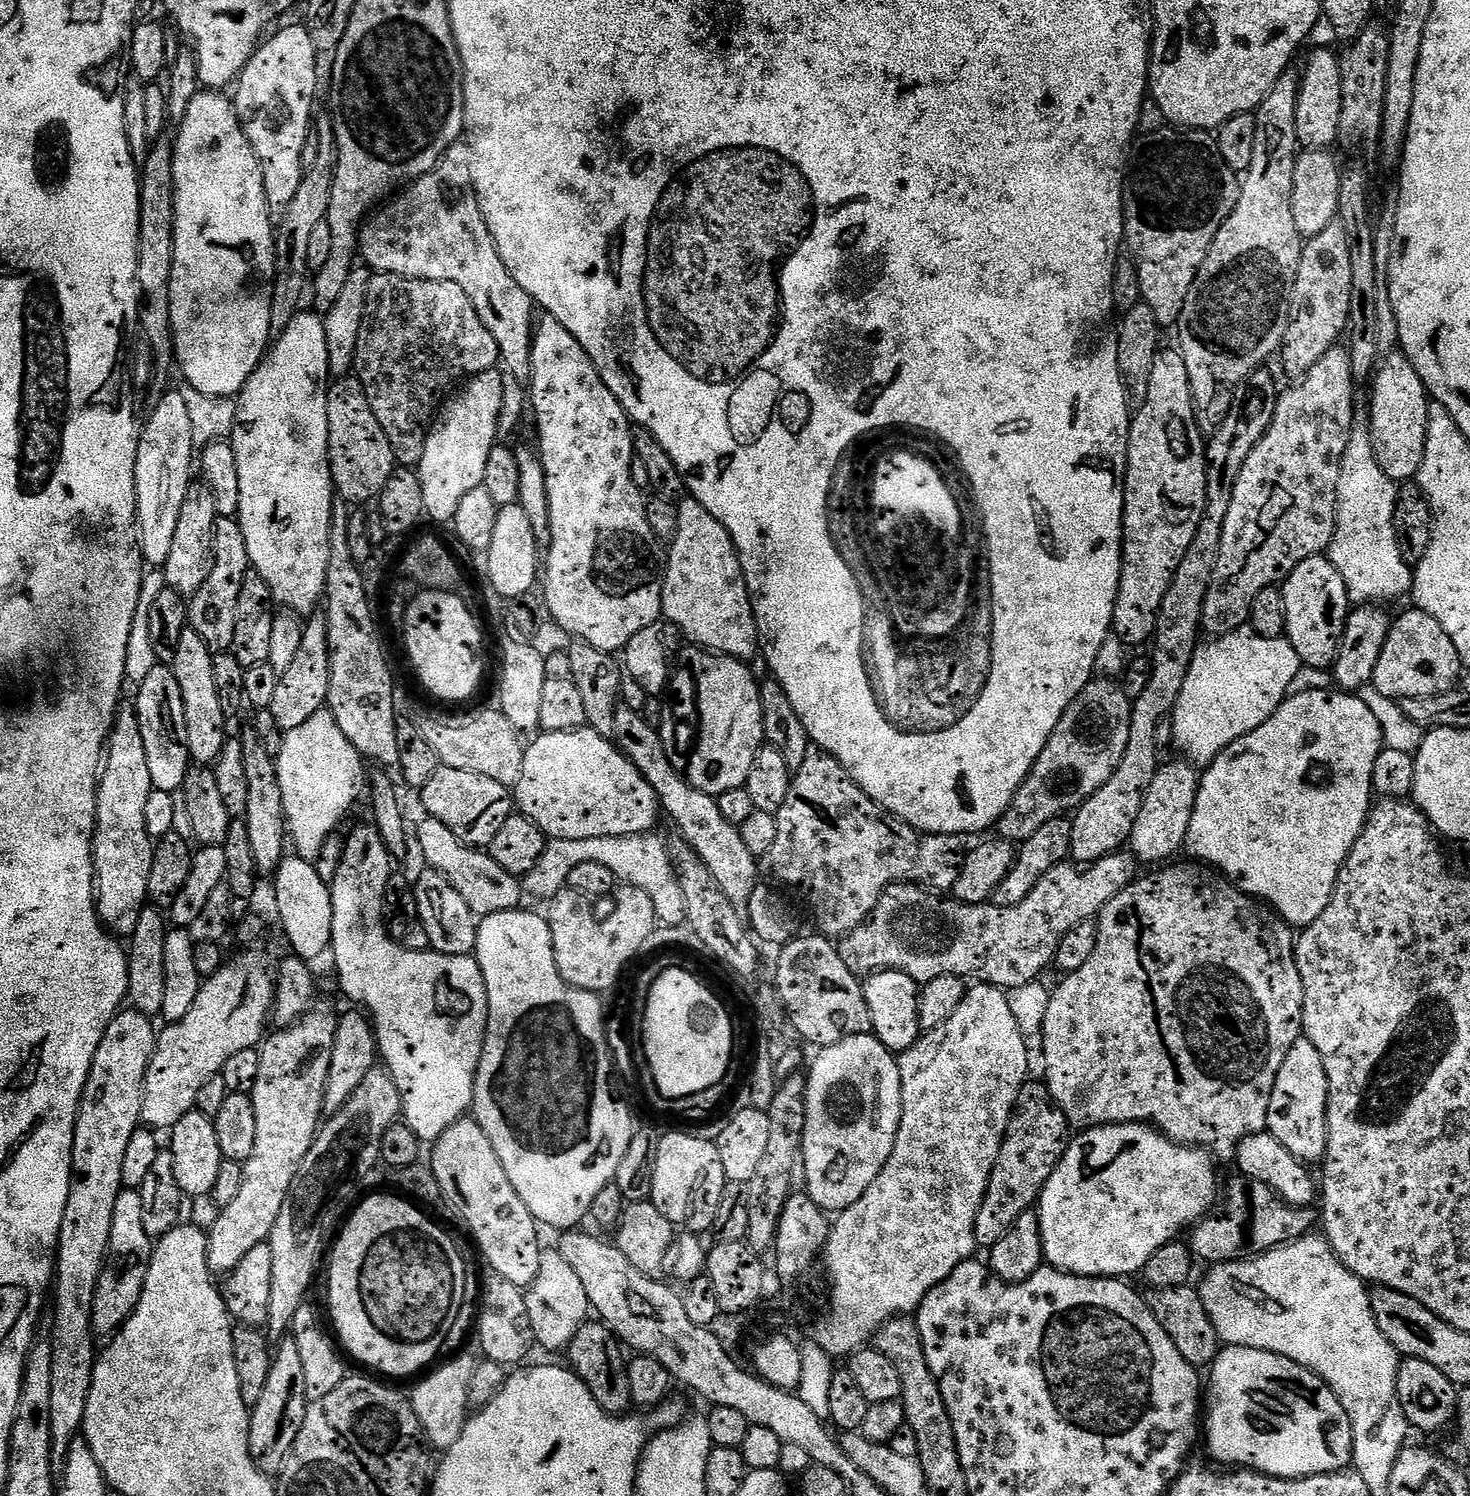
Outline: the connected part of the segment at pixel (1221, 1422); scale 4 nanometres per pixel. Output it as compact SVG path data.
M1229 1344L1227 1346L1221 1347L1219 1351L1217 1351L1216 1359L1212 1361L1210 1367L1206 1372L1206 1416L1208 1412L1208 1448L1212 1451L1212 1456L1217 1465L1220 1466L1235 1466L1240 1470L1251 1470L1253 1472L1263 1472L1265 1476L1282 1476L1285 1478L1295 1478L1298 1476L1317 1476L1318 1474L1322 1474L1323 1472L1338 1472L1349 1467L1348 1464L1353 1463L1354 1460L1354 1452L1352 1456L1352 1420L1348 1417L1348 1412L1344 1409L1344 1404L1342 1401L1336 1397L1337 1389L1333 1387L1333 1385L1329 1384L1327 1380L1324 1379L1323 1376L1319 1376L1316 1372L1313 1372L1312 1369L1308 1368L1304 1364L1299 1364L1298 1361L1293 1360L1290 1357L1286 1357L1282 1355L1280 1352L1271 1352L1270 1349L1266 1348L1248 1348L1245 1344Z

